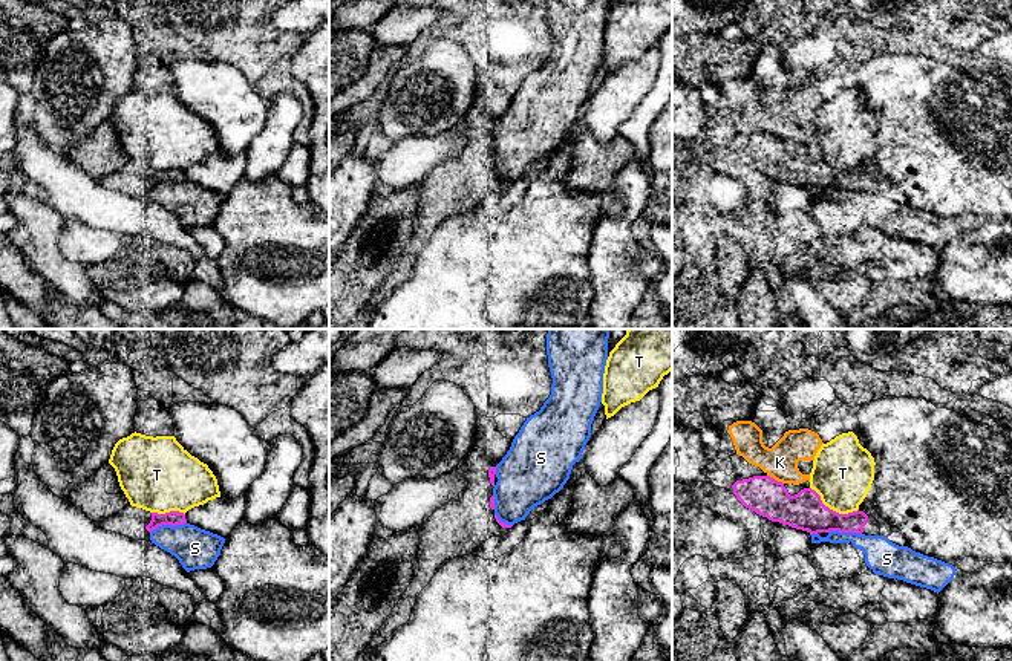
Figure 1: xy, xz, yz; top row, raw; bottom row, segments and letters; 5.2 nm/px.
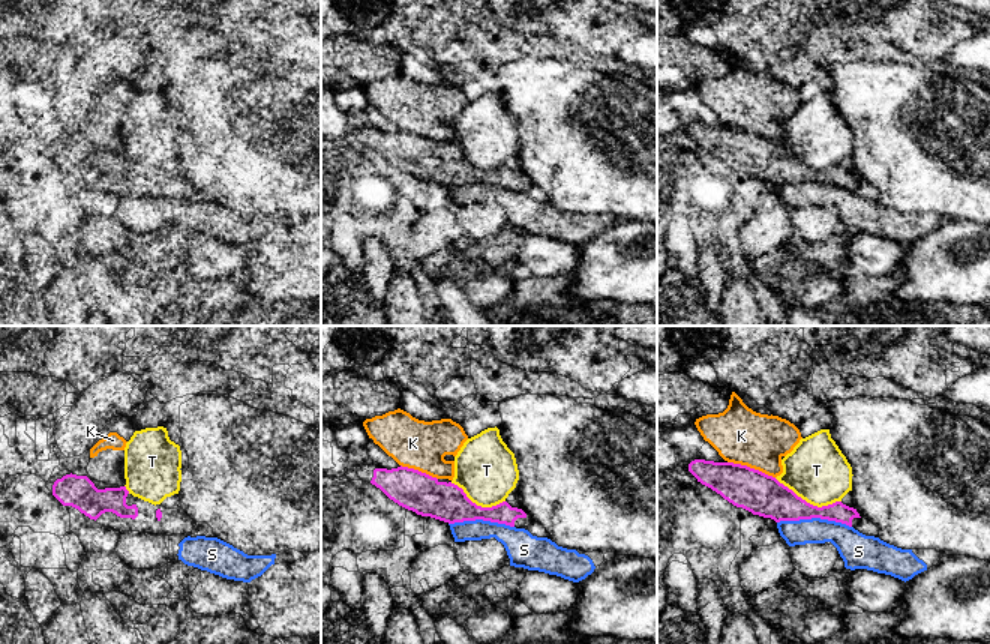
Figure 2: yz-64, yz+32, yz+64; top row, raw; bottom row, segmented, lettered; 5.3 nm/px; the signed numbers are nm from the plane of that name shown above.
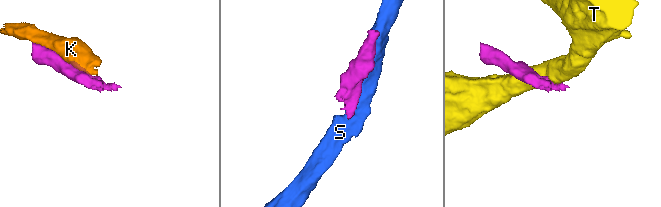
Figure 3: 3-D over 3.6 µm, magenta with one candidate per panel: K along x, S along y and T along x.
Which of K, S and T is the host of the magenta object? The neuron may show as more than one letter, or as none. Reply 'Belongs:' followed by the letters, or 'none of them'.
Belongs: none of them

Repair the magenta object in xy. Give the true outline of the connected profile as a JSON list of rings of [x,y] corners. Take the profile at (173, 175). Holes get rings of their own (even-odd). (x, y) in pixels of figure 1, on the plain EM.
[[[129,162],[119,170],[104,176],[100,184],[106,188],[112,188],[133,197],[147,197],[150,190],[158,184],[176,184],[184,181],[187,181],[184,170],[170,168],[158,171]]]

